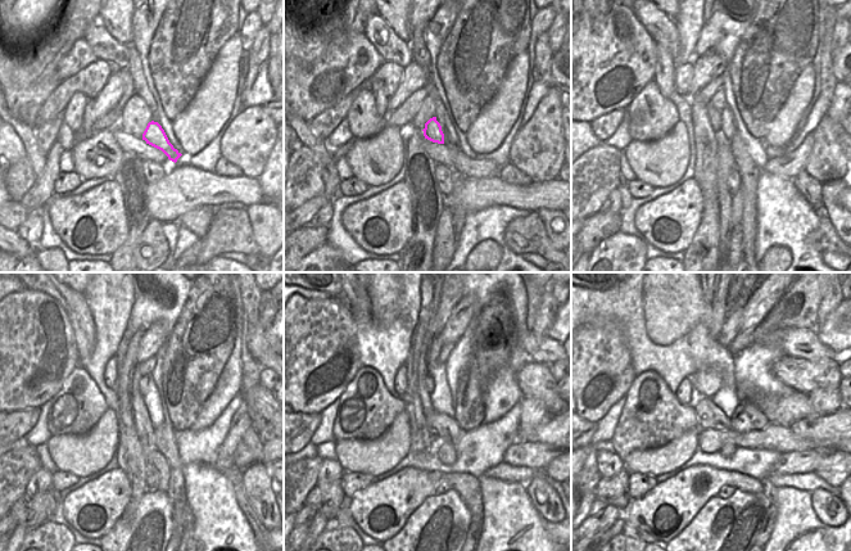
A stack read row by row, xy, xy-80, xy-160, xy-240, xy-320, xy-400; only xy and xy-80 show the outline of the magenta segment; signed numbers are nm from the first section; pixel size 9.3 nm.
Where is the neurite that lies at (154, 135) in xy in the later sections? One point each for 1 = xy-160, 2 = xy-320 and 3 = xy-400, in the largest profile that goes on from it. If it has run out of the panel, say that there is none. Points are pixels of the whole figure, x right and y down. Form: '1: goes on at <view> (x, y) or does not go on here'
1: goes on at xy-160 (714, 114)
2: goes on at xy-320 (437, 344)
3: goes on at xy-400 (732, 328)

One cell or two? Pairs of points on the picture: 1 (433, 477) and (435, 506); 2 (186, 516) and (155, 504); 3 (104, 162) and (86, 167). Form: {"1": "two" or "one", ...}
{"1": "two", "2": "two", "3": "one"}

